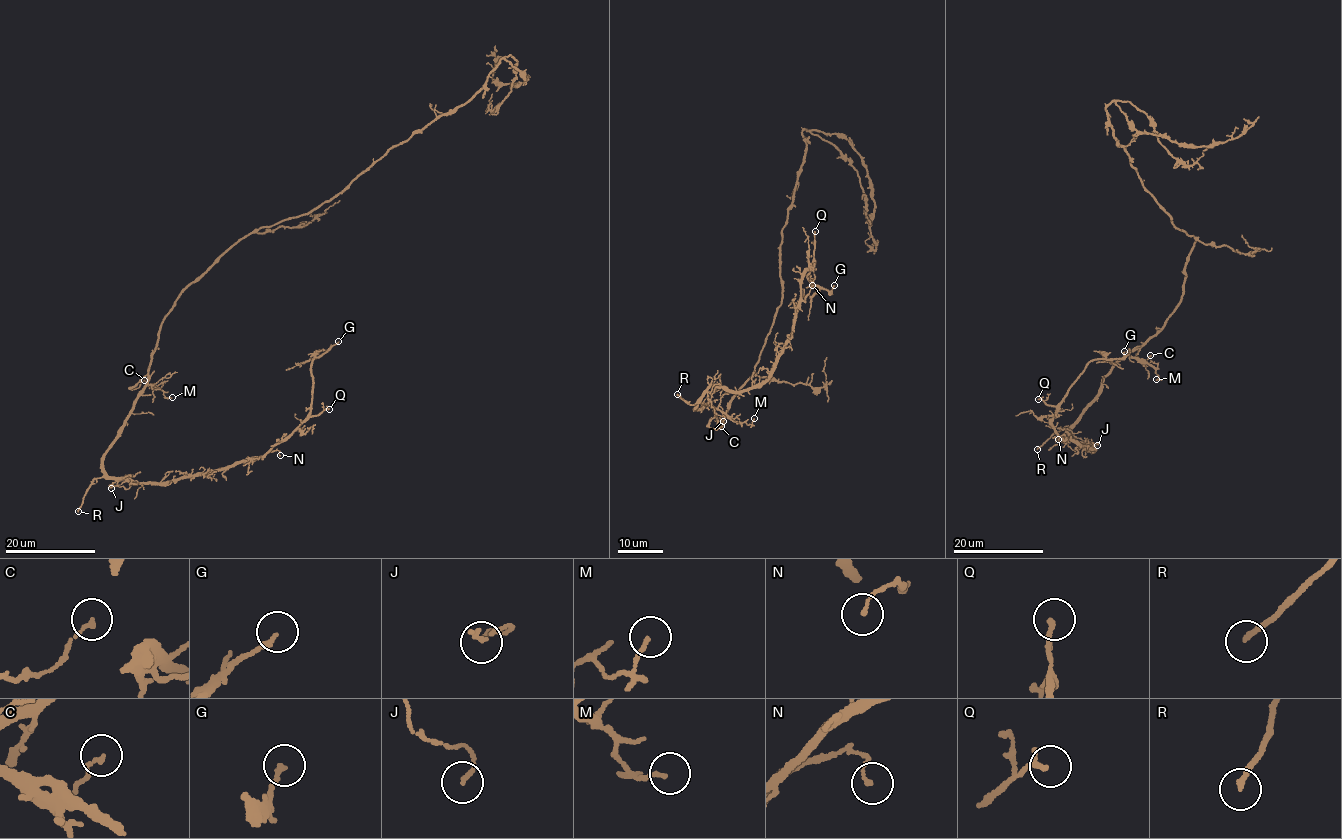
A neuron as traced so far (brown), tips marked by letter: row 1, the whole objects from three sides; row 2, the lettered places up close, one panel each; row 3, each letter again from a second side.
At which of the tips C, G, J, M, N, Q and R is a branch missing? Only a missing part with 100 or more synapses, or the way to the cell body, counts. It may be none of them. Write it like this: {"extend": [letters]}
{"extend": ["R"]}

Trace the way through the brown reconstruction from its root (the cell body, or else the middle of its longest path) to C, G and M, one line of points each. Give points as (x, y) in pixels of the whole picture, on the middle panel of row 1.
C: (728, 411), (720, 428), (721, 424), (715, 415), (710, 419), (708, 426), (712, 428), (721, 426)
G: (728, 411), (720, 428), (710, 405), (695, 407), (710, 387), (766, 383), (813, 262), (813, 284), (834, 285)
M: (728, 411), (720, 428), (714, 407), (737, 421), (750, 424), (754, 418)

